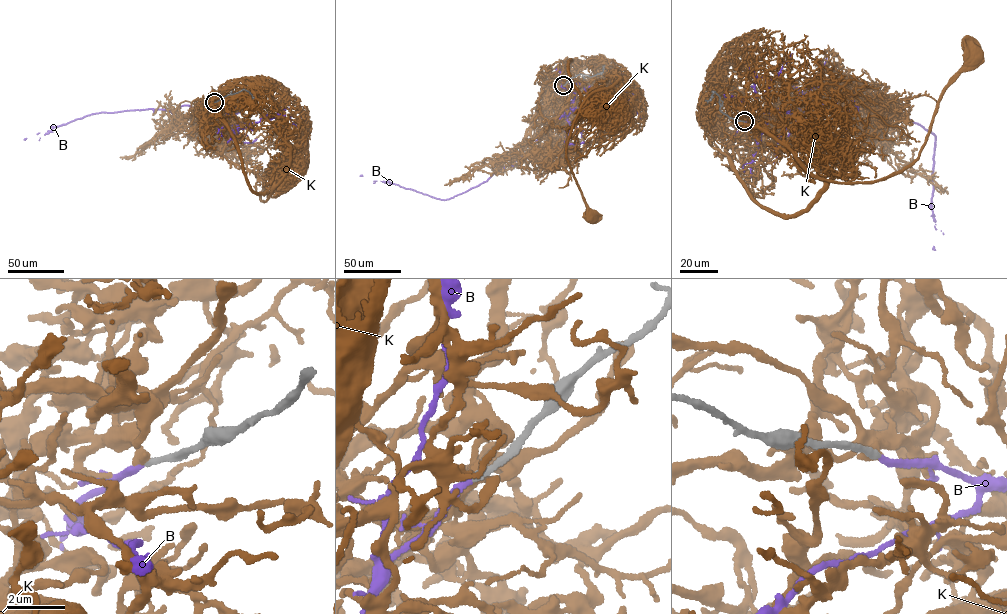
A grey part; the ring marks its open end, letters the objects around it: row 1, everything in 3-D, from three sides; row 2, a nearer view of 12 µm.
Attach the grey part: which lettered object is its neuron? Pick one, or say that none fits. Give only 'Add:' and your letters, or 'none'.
Add: B

